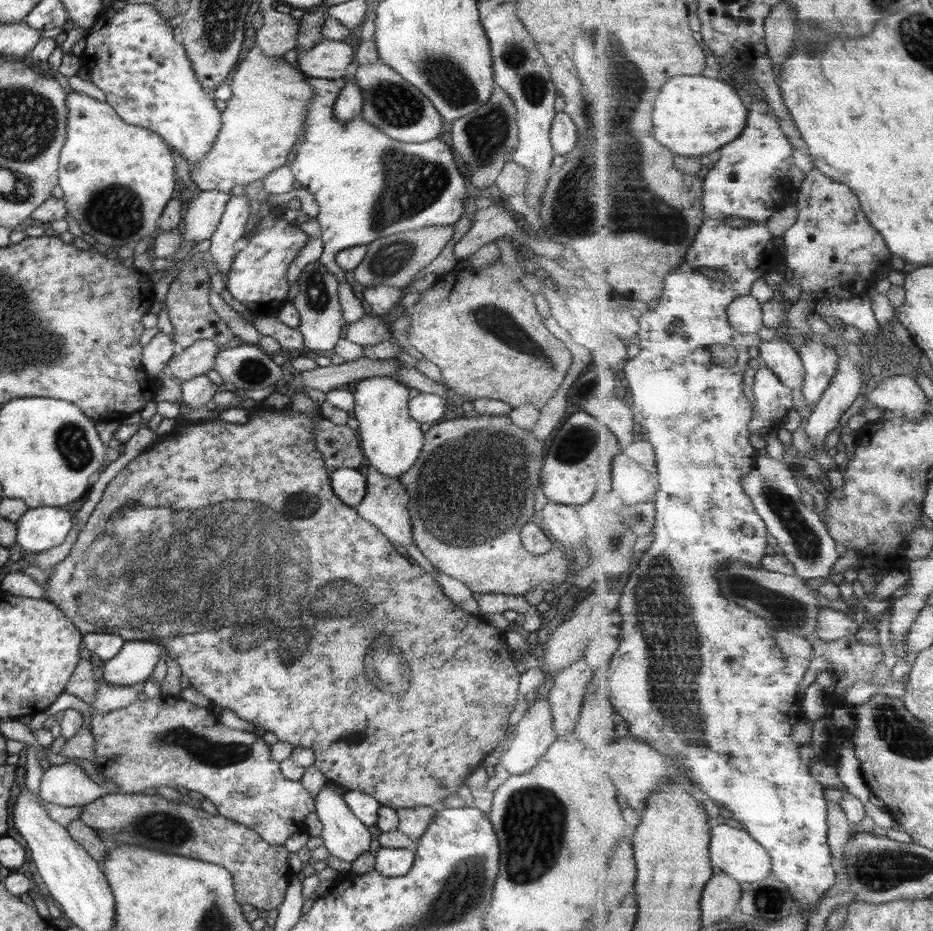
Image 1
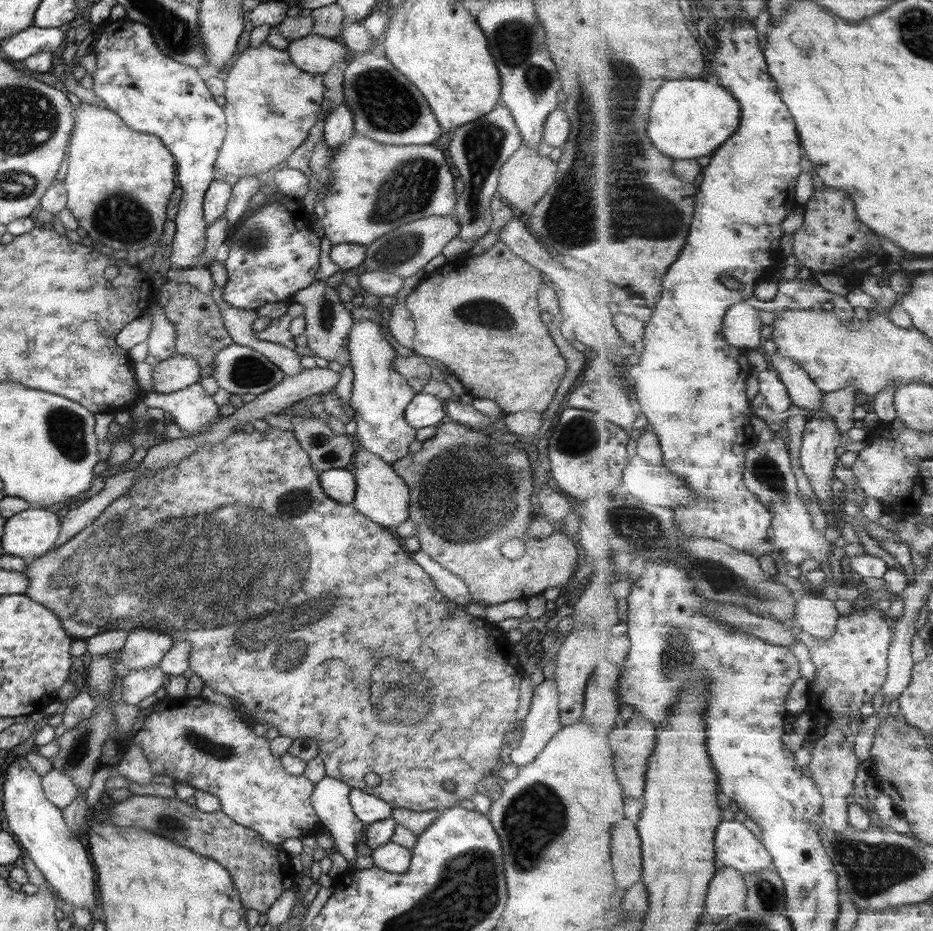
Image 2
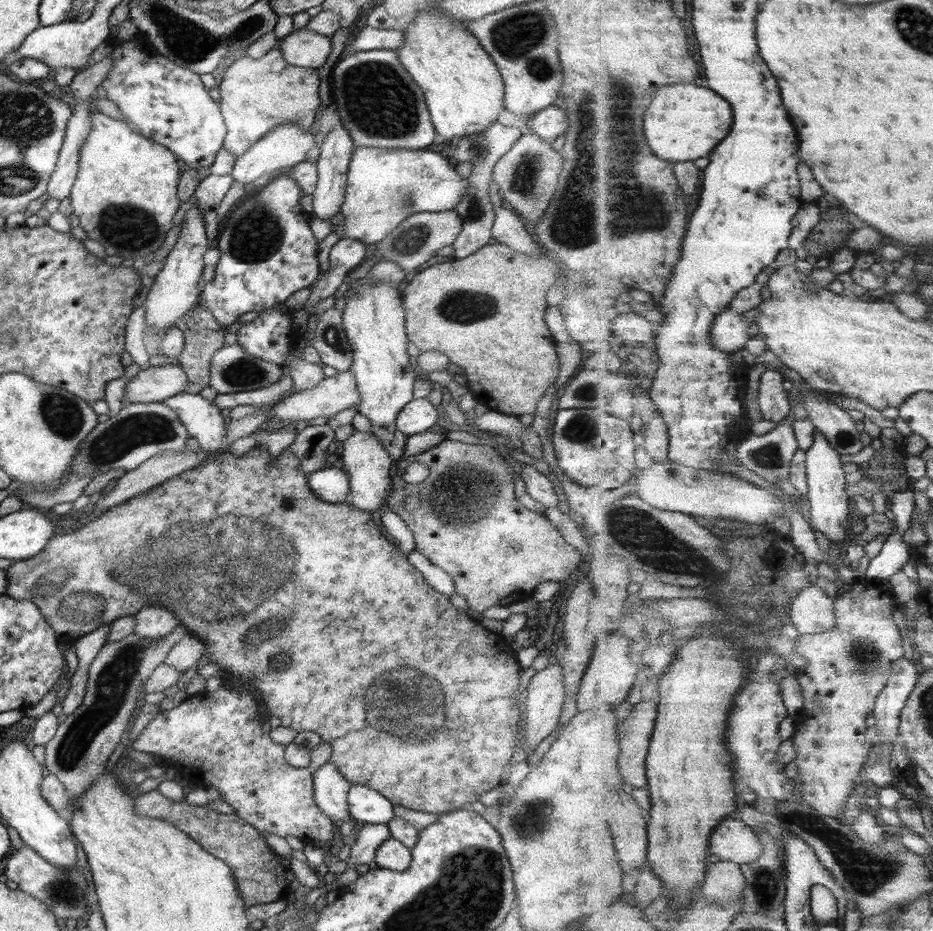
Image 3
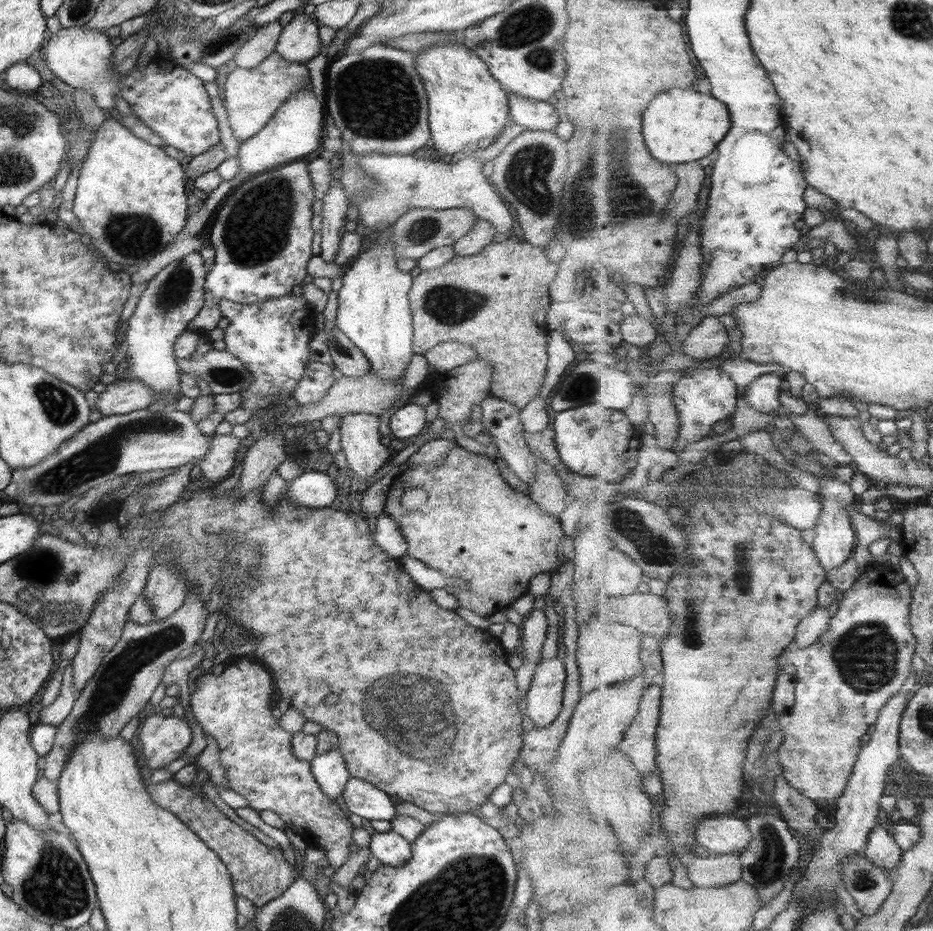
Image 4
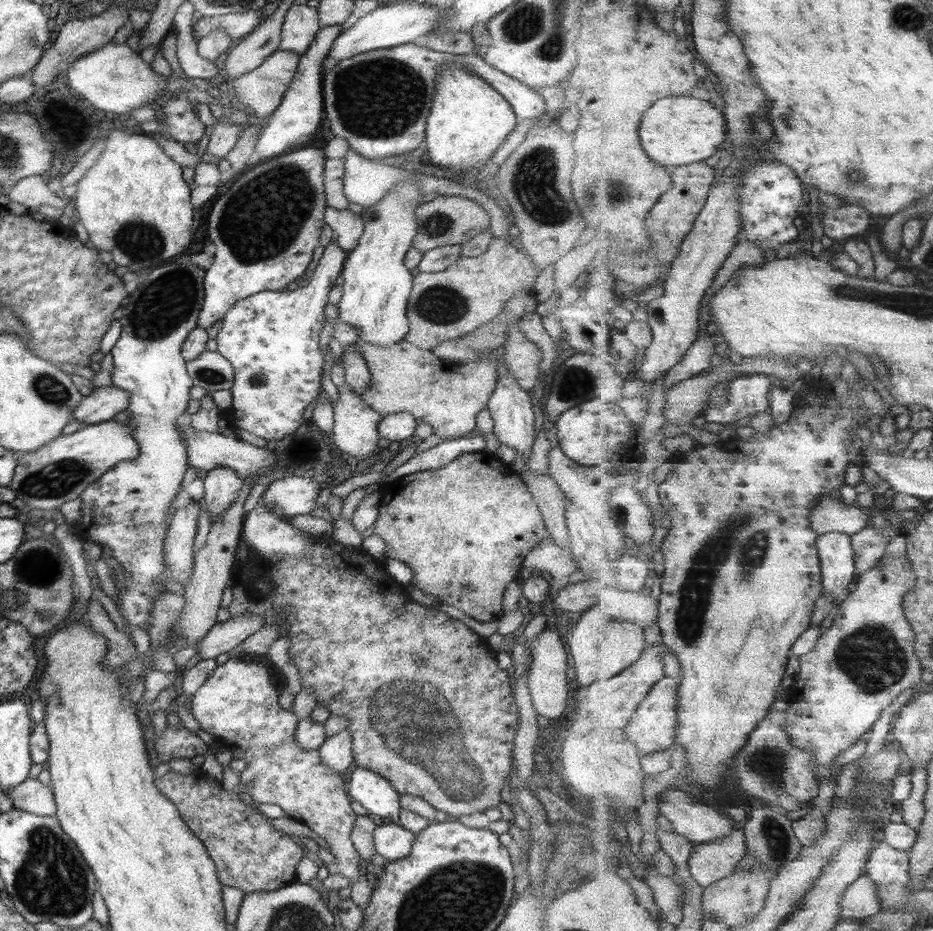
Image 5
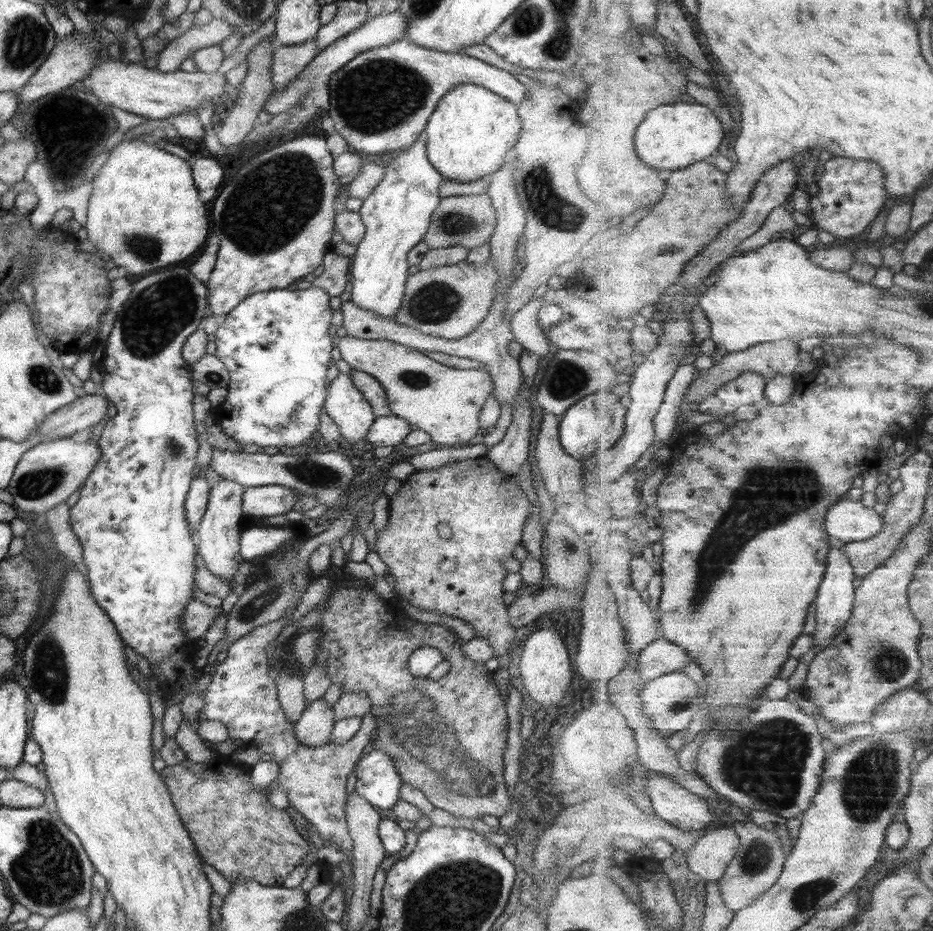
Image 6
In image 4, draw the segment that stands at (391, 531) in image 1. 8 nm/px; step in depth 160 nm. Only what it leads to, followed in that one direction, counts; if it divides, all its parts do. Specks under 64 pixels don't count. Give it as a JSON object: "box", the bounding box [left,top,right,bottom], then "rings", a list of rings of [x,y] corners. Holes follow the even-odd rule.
{"box":[339,414,391,484],"rings":[[[345,414],[339,419],[340,445],[352,476],[369,484],[370,478],[388,464],[391,454],[379,440],[379,418],[369,414]]]}

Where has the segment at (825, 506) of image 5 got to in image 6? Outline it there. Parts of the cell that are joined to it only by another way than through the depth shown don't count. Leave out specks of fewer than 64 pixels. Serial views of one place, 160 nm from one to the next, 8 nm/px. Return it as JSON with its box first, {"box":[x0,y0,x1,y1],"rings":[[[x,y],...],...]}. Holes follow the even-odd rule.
{"box":[827,497,884,543],"rings":[[[844,497],[827,513],[827,532],[844,543],[869,540],[883,531],[884,517],[875,508]]]}

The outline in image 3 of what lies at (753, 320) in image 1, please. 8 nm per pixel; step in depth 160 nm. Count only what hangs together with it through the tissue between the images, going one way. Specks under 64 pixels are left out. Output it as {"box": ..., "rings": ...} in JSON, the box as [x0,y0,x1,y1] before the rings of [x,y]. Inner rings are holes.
{"box":[711,309,751,353],"rings":[[[728,309],[716,316],[711,329],[711,340],[715,348],[729,353],[745,348],[750,339],[751,324],[747,324],[741,314]]]}

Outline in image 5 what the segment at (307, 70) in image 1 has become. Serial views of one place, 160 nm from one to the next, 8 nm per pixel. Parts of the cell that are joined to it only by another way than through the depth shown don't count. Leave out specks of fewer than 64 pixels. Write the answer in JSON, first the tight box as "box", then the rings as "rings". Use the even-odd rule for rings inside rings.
{"box":[278,5,320,55],"rings":[[[291,5],[286,10],[280,28],[278,50],[303,55],[320,27],[316,7]]]}

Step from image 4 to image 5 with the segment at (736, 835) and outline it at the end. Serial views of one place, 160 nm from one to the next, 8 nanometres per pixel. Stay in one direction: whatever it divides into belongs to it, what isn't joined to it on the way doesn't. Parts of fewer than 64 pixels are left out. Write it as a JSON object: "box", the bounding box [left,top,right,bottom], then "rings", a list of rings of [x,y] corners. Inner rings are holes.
{"box":[659,789,737,844],"rings":[[[666,789],[659,799],[660,812],[672,823],[672,828],[695,844],[719,840],[737,830],[731,817],[701,804],[683,789]]]}

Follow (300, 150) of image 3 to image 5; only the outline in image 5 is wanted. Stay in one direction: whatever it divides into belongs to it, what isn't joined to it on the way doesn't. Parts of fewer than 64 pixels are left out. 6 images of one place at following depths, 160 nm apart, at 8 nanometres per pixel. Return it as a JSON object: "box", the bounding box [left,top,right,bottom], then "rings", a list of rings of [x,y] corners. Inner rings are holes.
{"box":[253,25,341,160],"rings":[[[341,25],[320,27],[315,33],[313,42],[305,53],[300,56],[295,74],[289,88],[283,93],[279,106],[261,124],[261,133],[255,145],[253,160],[267,160],[277,154],[288,153],[291,148],[301,148],[324,118],[322,103],[322,73],[321,62],[328,57],[333,42],[338,38]]]}

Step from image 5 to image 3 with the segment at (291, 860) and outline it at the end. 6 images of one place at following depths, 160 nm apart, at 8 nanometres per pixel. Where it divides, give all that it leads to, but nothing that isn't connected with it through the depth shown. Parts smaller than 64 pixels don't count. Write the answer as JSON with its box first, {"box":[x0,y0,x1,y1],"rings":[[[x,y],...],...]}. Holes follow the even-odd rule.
{"box":[134,788,289,909],"rings":[[[157,788],[135,797],[134,807],[138,815],[167,821],[181,832],[187,833],[205,852],[222,860],[231,869],[245,909],[286,898],[289,892],[289,885],[285,881],[287,869],[280,865],[273,855],[275,852],[265,844],[258,830],[244,820],[239,820],[236,814],[218,813],[207,805],[191,805],[184,799],[172,801],[161,795]]]}

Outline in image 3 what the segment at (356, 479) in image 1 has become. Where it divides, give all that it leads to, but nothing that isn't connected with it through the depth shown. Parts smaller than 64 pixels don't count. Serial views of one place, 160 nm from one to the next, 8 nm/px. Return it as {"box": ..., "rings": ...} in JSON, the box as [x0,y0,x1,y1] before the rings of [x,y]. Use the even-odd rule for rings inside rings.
{"box":[306,466,348,504],"rings":[[[326,466],[306,475],[306,485],[319,500],[329,504],[347,502],[348,478],[341,469]]]}

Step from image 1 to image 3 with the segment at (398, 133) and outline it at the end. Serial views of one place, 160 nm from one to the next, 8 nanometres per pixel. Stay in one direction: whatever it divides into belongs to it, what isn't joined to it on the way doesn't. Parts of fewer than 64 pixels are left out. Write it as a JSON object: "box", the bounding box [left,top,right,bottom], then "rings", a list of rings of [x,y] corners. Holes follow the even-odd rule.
{"box":[331,51,436,150],"rings":[[[395,51],[345,52],[331,67],[331,97],[354,148],[419,150],[433,142],[436,132],[423,93],[397,60]]]}

